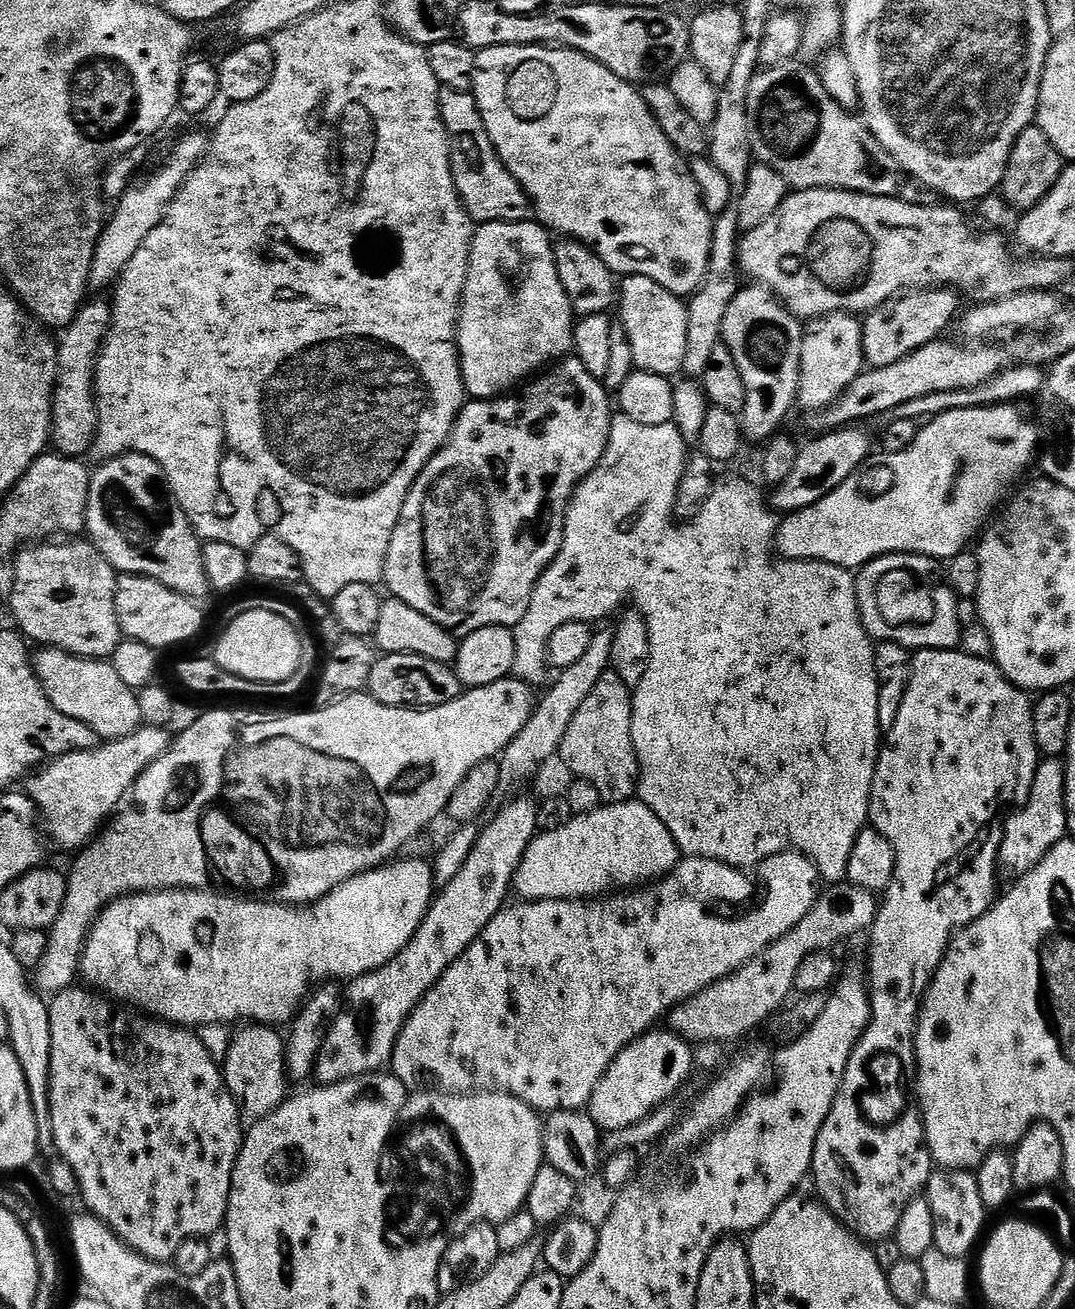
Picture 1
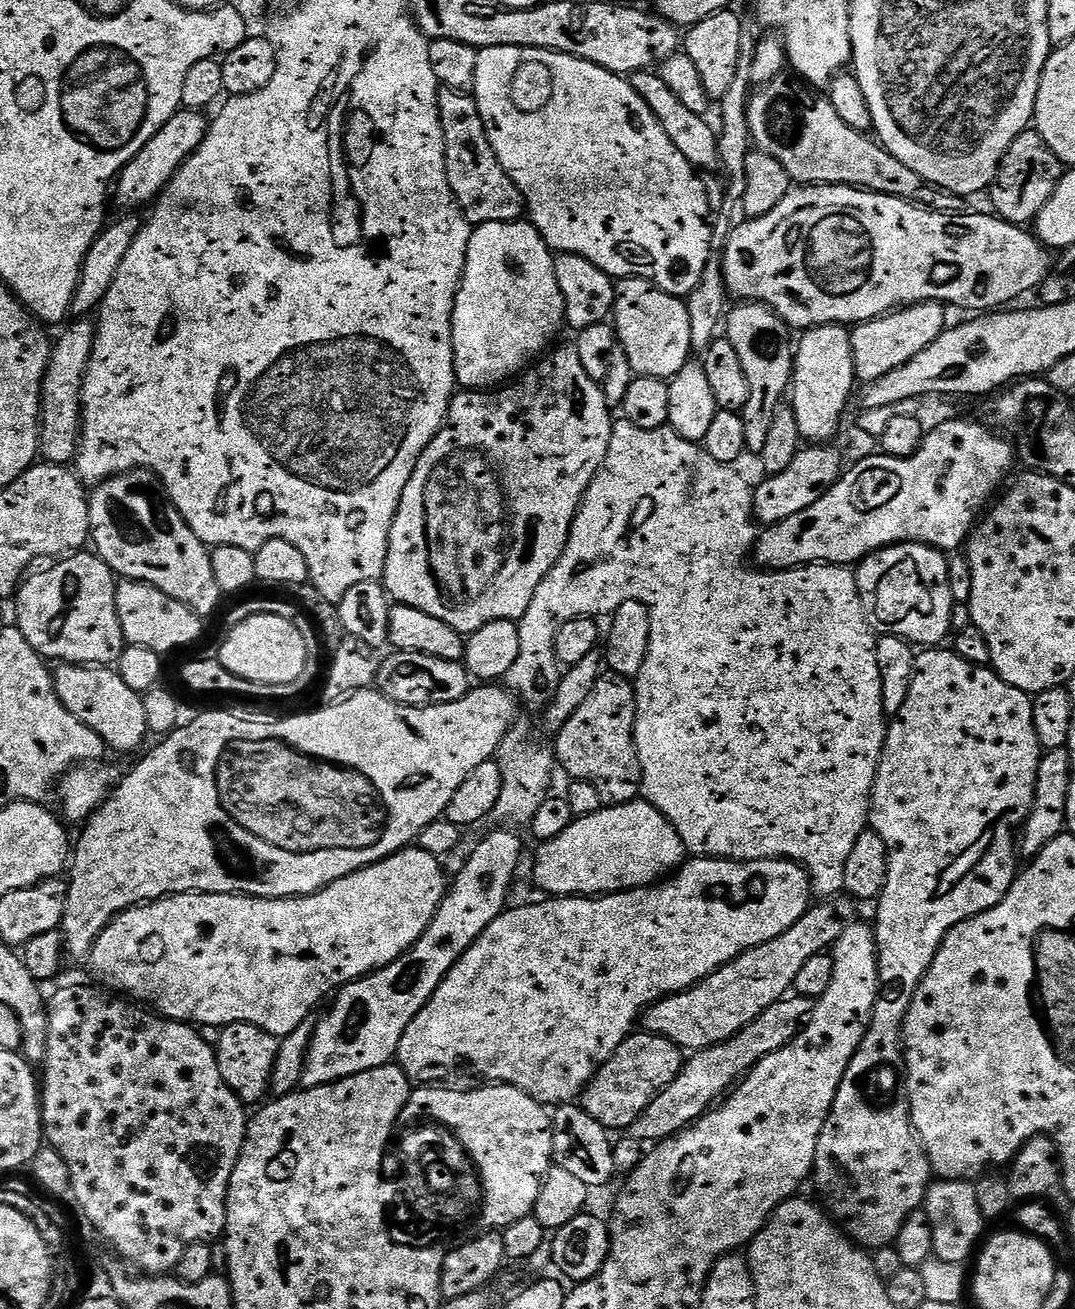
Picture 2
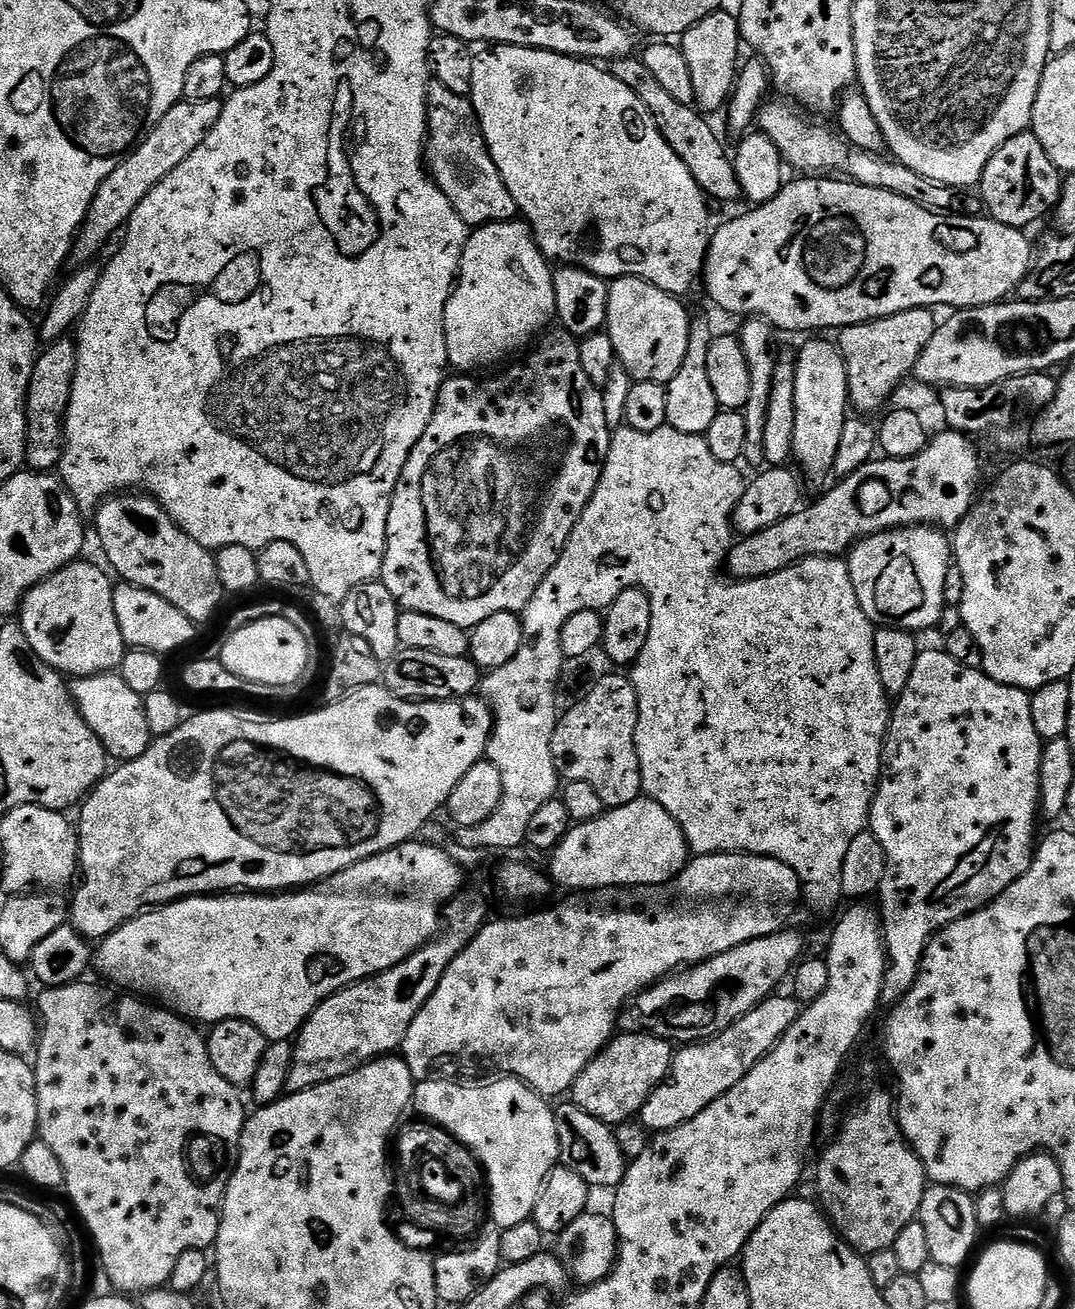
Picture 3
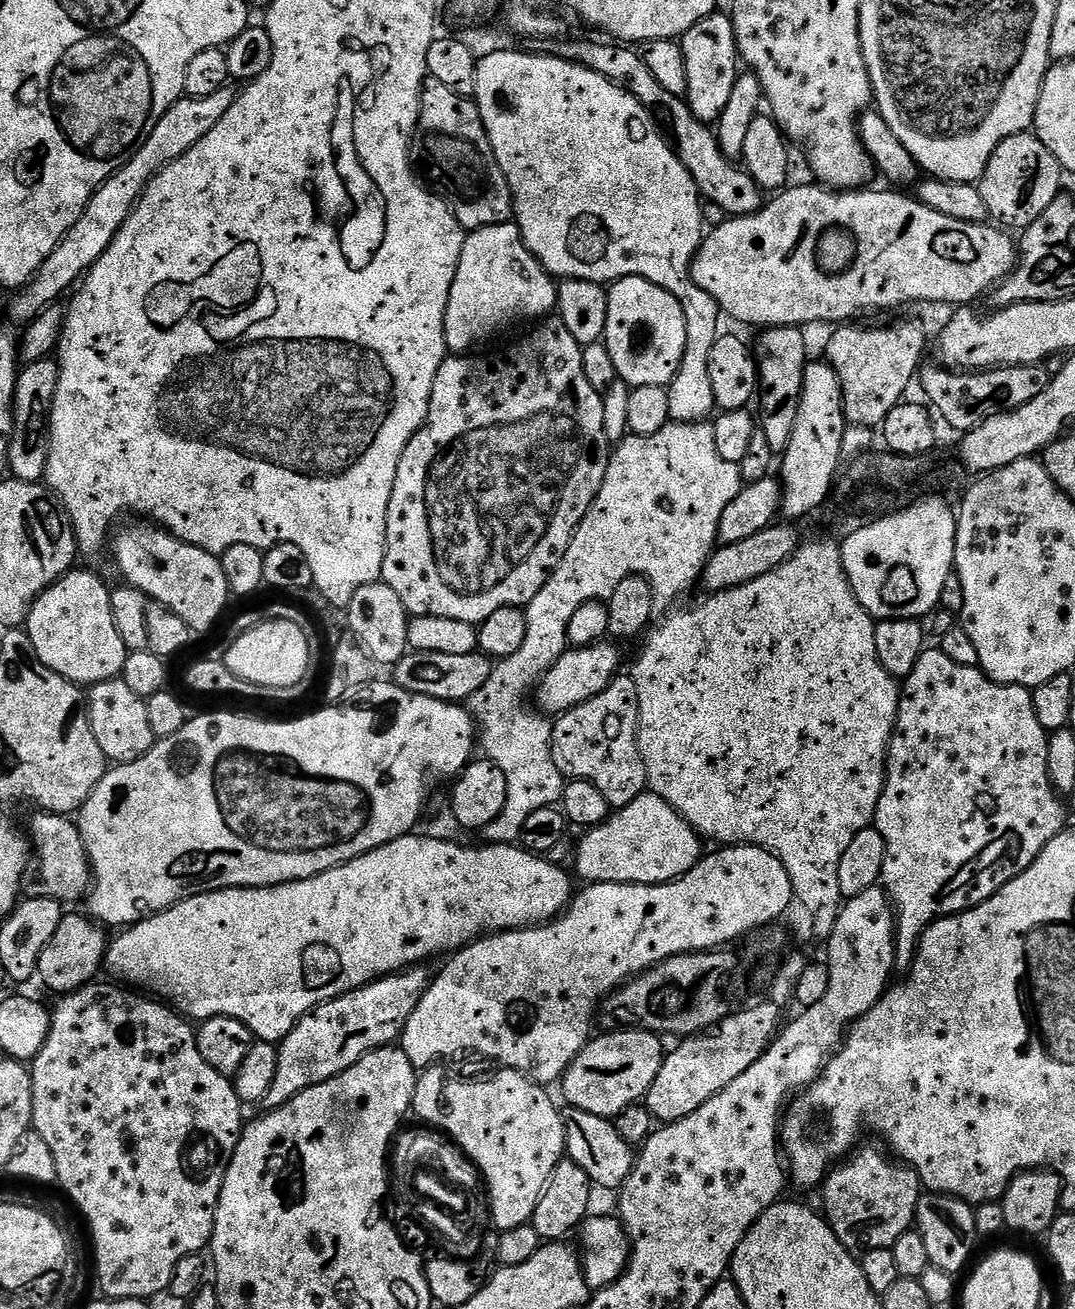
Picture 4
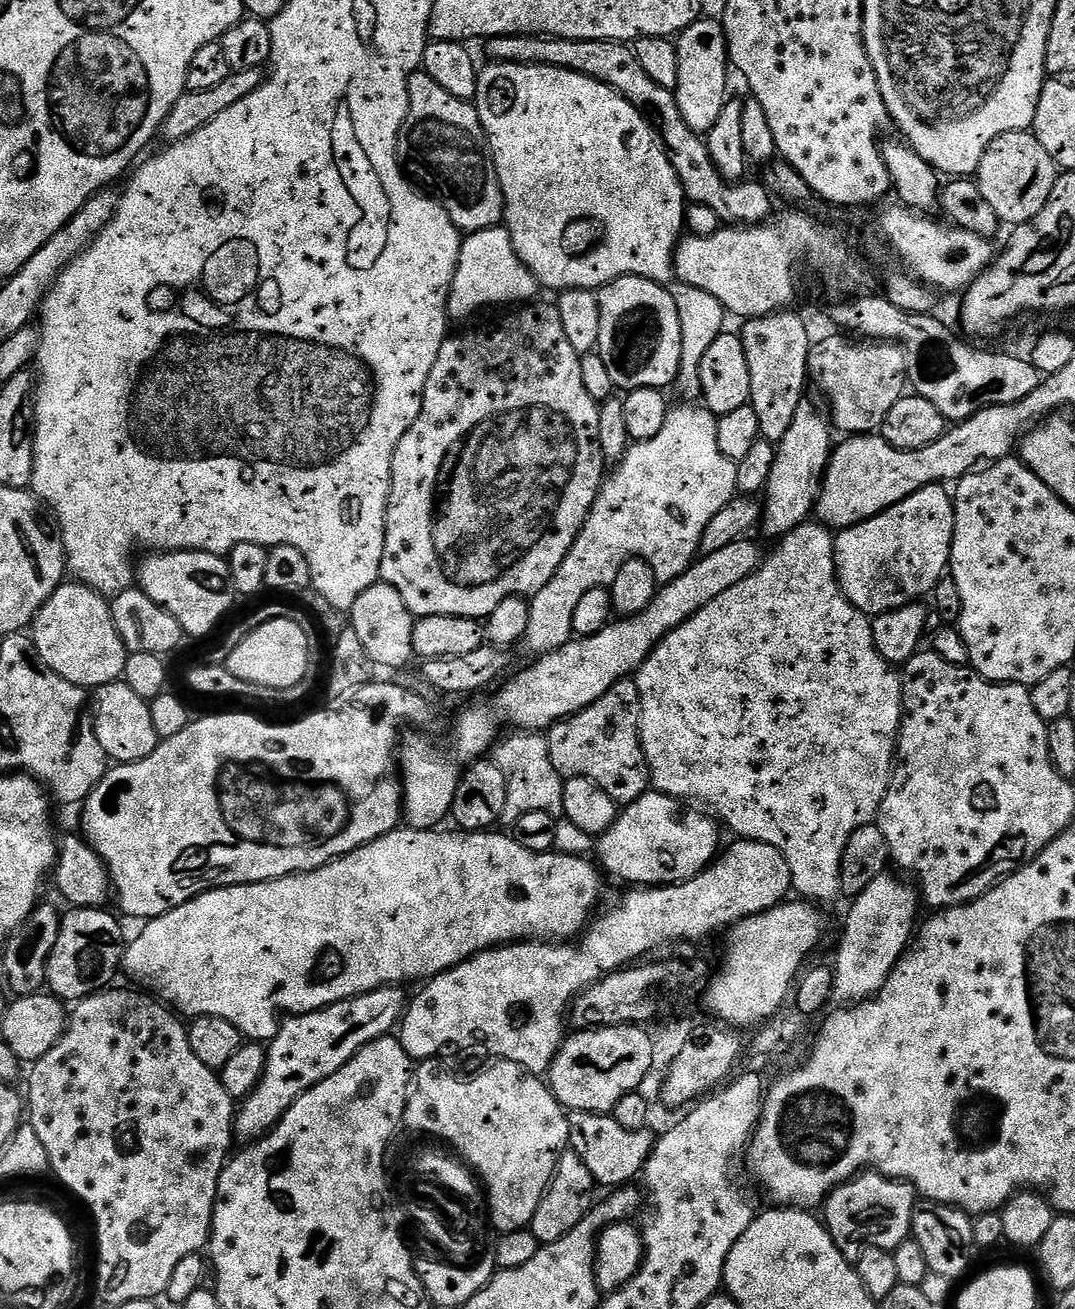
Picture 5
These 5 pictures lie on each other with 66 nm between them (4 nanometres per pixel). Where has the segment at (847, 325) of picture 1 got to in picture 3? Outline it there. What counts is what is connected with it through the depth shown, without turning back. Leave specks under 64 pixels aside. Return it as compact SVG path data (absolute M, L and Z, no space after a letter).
M812 338L795 357L794 374L794 446L792 460L804 467L803 475L812 480L829 478L835 455L841 444L842 428L850 417L846 362L839 347L824 338Z

